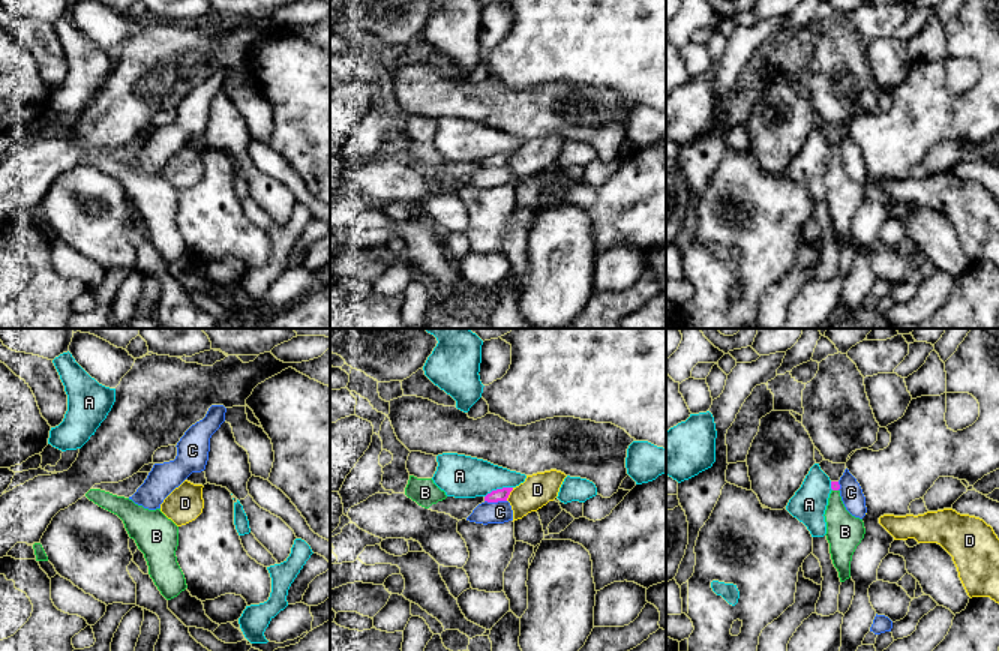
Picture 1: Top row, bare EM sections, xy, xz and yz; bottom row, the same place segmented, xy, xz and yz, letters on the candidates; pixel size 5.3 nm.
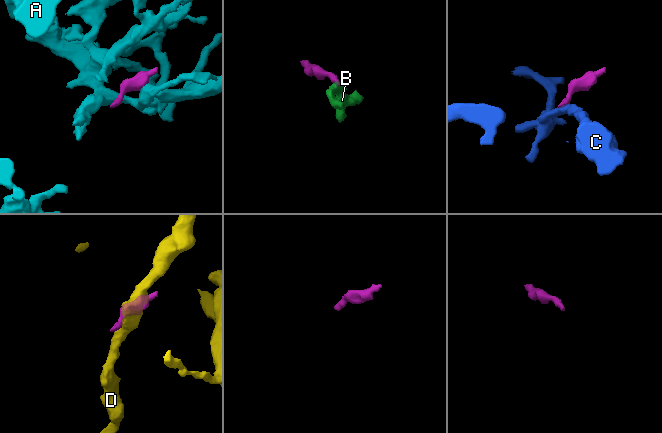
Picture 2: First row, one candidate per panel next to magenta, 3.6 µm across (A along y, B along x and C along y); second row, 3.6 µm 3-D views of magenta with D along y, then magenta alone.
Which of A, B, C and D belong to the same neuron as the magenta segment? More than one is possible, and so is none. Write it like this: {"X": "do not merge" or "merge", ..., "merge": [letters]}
{"A": "do not merge", "B": "merge", "C": "do not merge", "D": "do not merge", "merge": ["B"]}

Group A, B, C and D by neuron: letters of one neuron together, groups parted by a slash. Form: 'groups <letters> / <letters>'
groups A / B / C / D

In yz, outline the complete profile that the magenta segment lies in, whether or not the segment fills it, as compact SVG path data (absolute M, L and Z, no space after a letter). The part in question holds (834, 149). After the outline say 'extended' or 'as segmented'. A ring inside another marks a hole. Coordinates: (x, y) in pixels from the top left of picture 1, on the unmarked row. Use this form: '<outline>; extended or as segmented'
M831 146L831 158L825 174L826 204L834 231L840 246L850 242L850 225L856 210L866 198L864 186L852 180L840 160L838 146Z; extended

